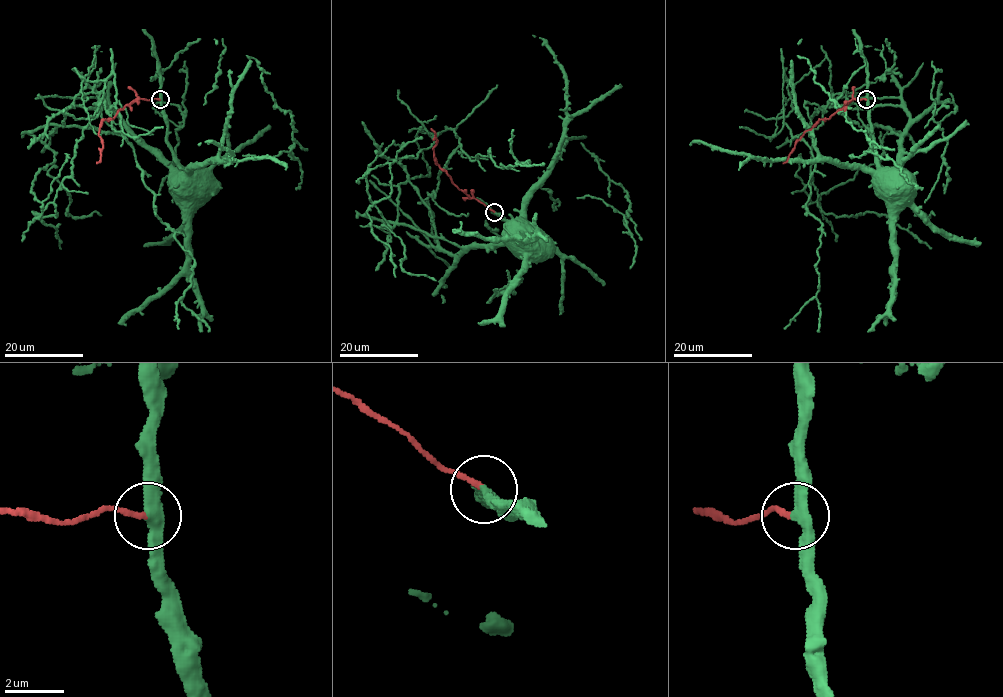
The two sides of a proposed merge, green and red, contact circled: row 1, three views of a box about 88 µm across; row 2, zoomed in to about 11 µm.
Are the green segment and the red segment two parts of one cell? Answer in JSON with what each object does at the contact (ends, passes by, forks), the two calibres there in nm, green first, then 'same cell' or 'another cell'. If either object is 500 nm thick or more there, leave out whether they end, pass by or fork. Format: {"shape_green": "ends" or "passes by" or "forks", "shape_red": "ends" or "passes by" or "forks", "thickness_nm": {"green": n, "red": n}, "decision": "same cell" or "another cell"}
{"shape_green": "passes by", "shape_red": "ends", "thickness_nm": {"green": 400, "red": 180}, "decision": "another cell"}

